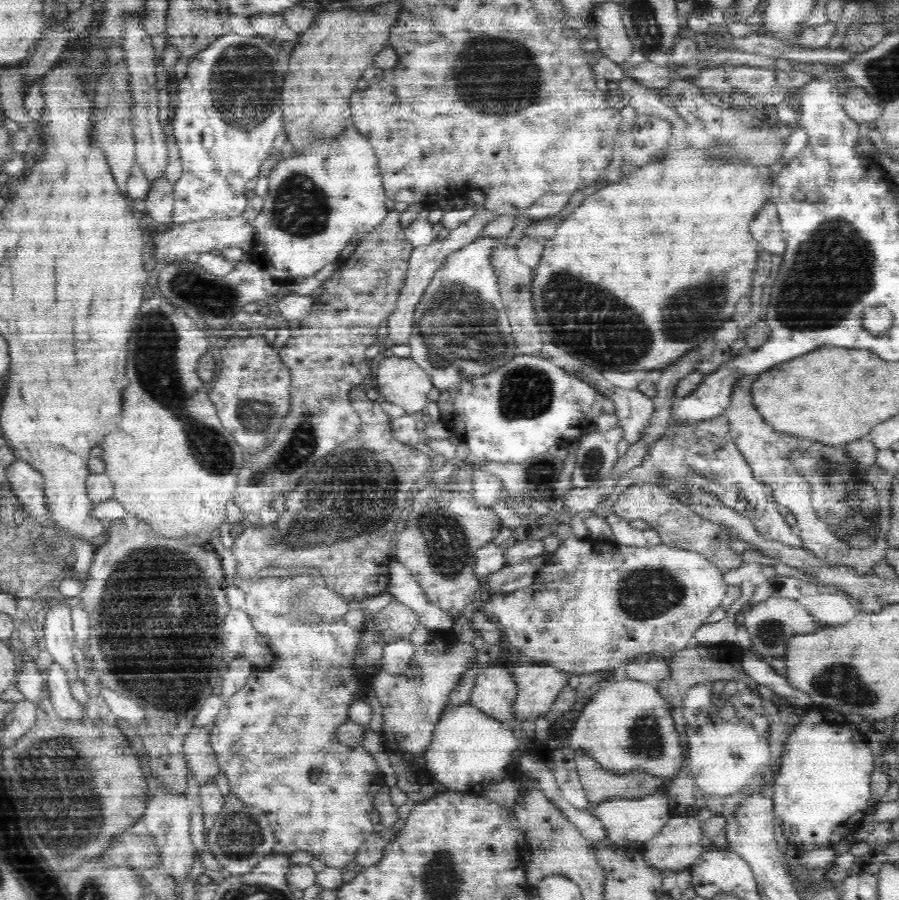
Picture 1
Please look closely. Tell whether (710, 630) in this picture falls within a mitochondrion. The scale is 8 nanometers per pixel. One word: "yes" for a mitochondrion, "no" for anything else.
no

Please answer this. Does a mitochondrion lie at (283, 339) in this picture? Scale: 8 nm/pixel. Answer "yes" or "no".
no

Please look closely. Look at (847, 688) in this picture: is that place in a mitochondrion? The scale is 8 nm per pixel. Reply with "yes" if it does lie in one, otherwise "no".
yes

